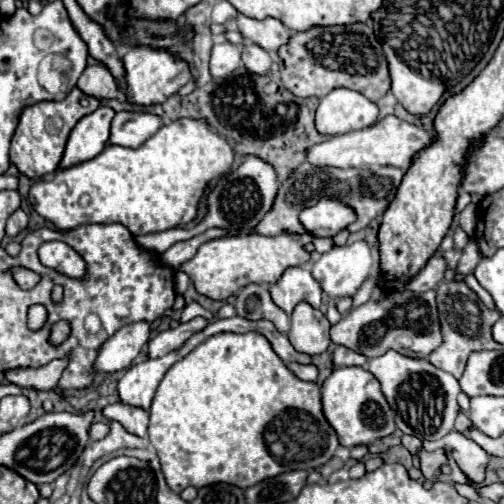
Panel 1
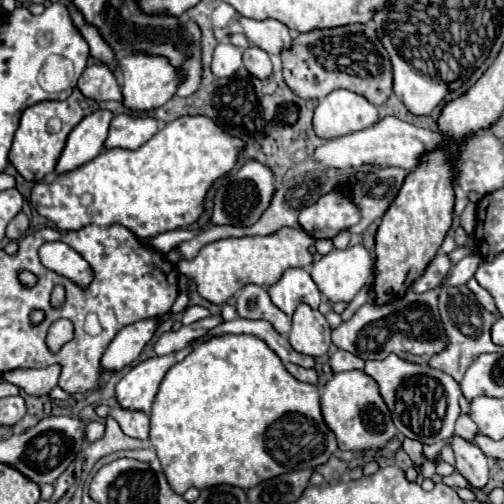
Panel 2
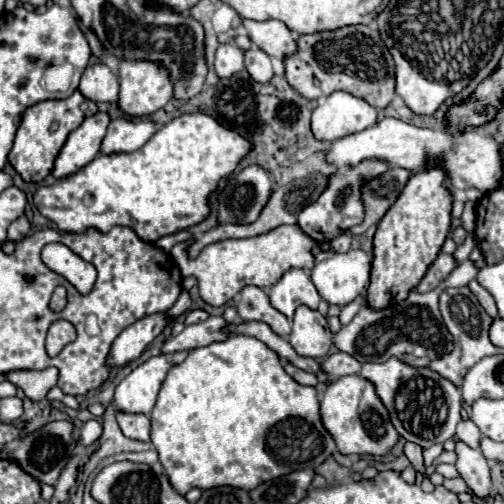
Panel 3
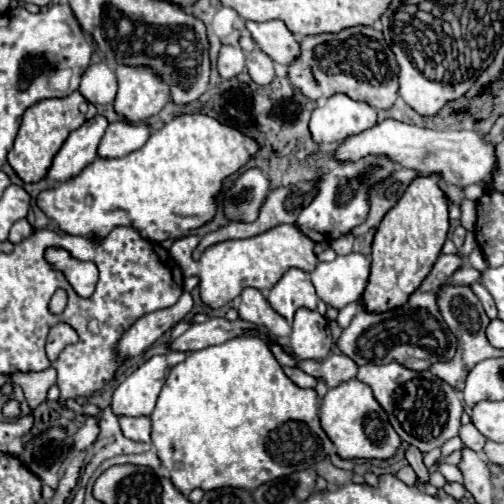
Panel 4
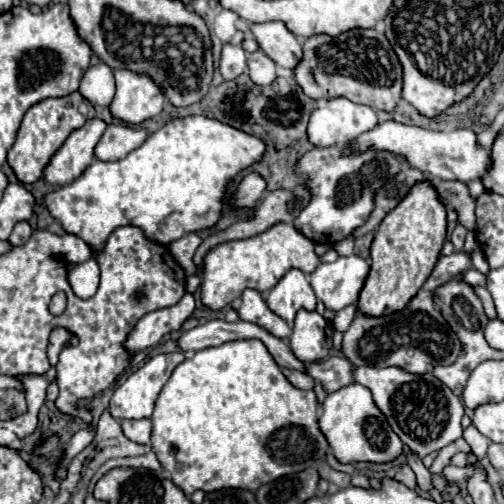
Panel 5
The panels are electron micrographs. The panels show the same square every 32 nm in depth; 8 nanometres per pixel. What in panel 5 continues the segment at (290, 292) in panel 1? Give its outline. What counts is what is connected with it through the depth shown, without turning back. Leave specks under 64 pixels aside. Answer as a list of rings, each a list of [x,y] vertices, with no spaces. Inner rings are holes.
[[[288,270],[280,278],[280,282],[268,292],[266,304],[276,316],[284,318],[288,322],[288,326],[292,326],[298,310],[316,308],[316,296],[314,296],[314,290],[304,272]]]

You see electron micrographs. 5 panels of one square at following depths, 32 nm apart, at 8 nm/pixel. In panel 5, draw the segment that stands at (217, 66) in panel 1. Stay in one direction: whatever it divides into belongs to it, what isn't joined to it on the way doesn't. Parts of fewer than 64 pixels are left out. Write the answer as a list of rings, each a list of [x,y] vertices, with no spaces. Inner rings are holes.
[[[226,44],[222,48],[222,60],[220,60],[220,72],[222,72],[224,80],[236,80],[246,70],[248,70],[248,64],[246,64],[244,48],[234,46],[234,44]]]

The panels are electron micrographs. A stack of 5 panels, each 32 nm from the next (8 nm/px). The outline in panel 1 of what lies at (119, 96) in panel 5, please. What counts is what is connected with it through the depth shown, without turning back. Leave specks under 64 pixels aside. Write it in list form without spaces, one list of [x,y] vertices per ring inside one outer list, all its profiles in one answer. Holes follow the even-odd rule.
[[[132,48],[122,58],[122,64],[124,64],[124,72],[126,72],[124,94],[128,96],[128,102],[136,104],[136,106],[148,108],[154,104],[162,104],[172,94],[176,94],[182,84],[188,82],[188,66],[182,60],[172,58],[168,52],[156,52],[152,48]]]

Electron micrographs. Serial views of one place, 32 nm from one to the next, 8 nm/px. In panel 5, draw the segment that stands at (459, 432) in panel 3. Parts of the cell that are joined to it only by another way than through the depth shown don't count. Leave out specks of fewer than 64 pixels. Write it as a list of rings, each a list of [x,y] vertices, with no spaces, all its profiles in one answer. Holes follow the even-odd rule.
[[[468,426],[468,428],[464,430],[464,440],[470,444],[470,448],[472,448],[474,456],[476,456],[476,458],[478,458],[478,462],[482,464],[482,460],[484,460],[484,458],[486,458],[486,454],[488,454],[490,440],[488,440],[484,434],[480,434],[474,426]]]

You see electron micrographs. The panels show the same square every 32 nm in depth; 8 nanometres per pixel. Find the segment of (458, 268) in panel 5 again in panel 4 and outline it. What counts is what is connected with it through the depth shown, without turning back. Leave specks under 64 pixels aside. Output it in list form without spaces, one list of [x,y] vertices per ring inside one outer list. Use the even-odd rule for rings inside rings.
[[[440,254],[432,272],[428,274],[428,278],[422,282],[420,290],[422,292],[432,292],[432,290],[438,290],[442,284],[446,284],[452,274],[456,270],[460,270],[462,266],[466,264],[466,258],[462,258],[460,254]]]

